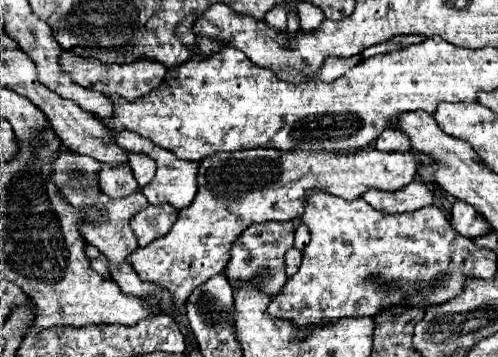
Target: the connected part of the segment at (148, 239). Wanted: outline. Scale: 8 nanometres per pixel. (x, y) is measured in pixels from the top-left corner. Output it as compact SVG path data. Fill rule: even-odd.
M150 205L148 209L136 213L130 221L132 231L138 239L138 245L144 247L148 243L152 243L154 239L166 235L170 231L170 227L174 225L178 217L178 211L172 205Z

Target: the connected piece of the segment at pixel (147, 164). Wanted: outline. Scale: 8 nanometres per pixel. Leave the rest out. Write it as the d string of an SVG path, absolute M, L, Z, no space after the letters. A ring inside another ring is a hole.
M134 153L128 155L128 161L130 161L132 173L134 173L138 185L140 185L140 187L148 185L148 183L152 181L152 177L154 177L156 163L154 163L150 157L146 157L146 155L134 155Z

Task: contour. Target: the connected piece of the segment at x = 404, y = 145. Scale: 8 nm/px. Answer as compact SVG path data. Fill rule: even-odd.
M386 129L376 139L376 149L380 151L410 151L410 139L400 129Z

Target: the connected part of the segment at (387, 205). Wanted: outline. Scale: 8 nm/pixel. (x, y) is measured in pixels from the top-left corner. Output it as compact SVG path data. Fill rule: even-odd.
M412 181L396 193L368 189L362 199L382 213L406 213L432 205L432 191L422 181Z

